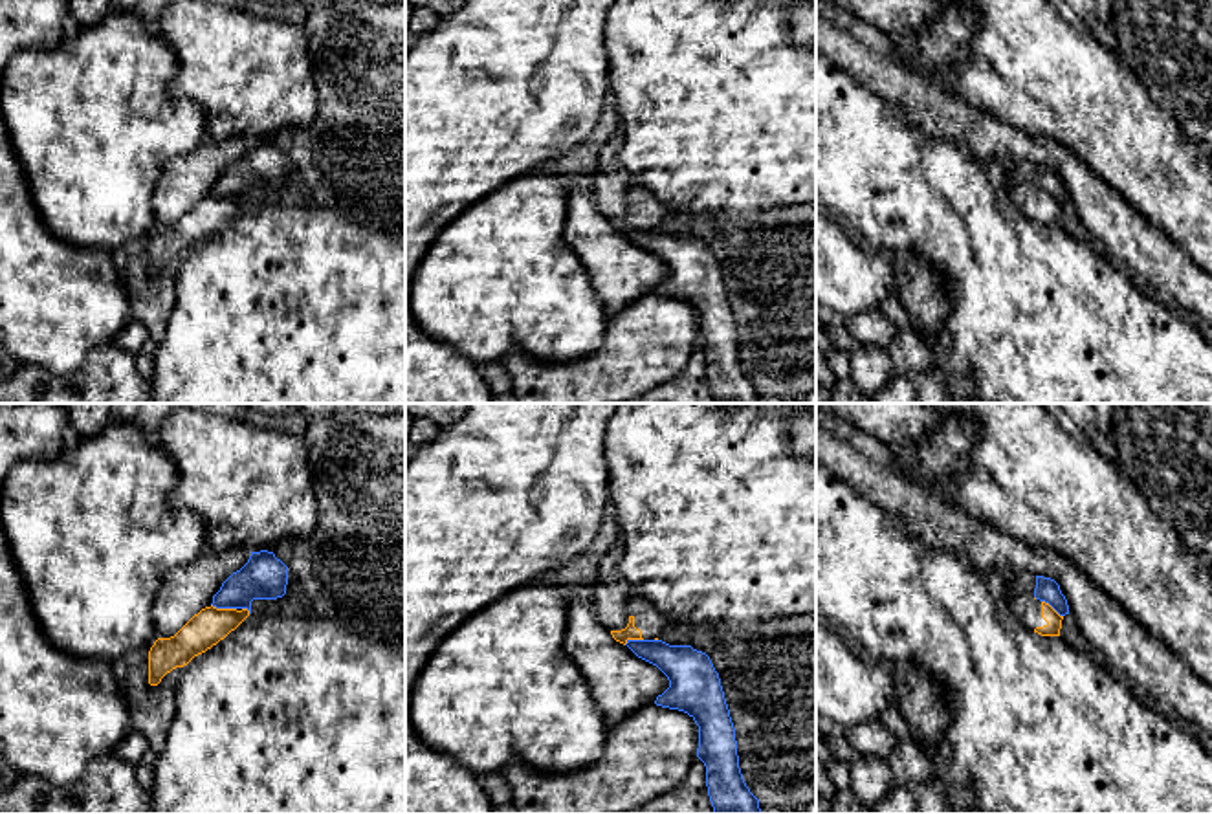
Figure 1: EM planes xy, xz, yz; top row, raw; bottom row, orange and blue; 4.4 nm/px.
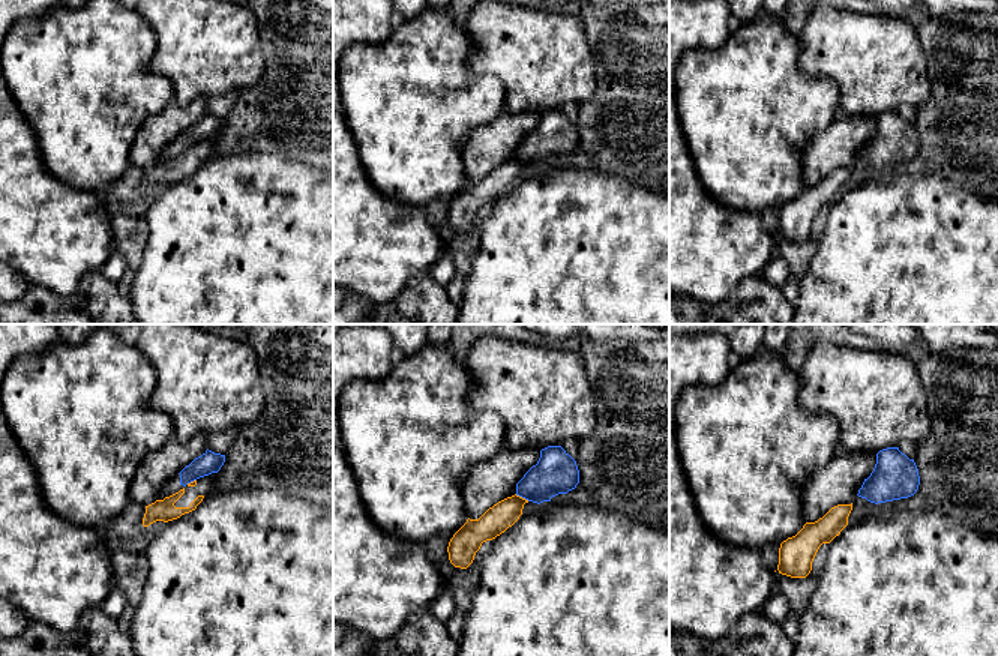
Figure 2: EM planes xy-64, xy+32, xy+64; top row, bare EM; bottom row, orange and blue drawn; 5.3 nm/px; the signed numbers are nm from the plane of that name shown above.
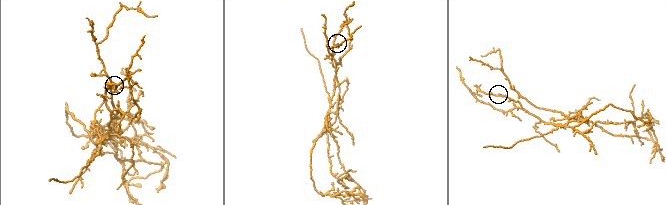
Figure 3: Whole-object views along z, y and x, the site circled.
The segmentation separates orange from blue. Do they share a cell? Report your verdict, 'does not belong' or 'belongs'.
does not belong

